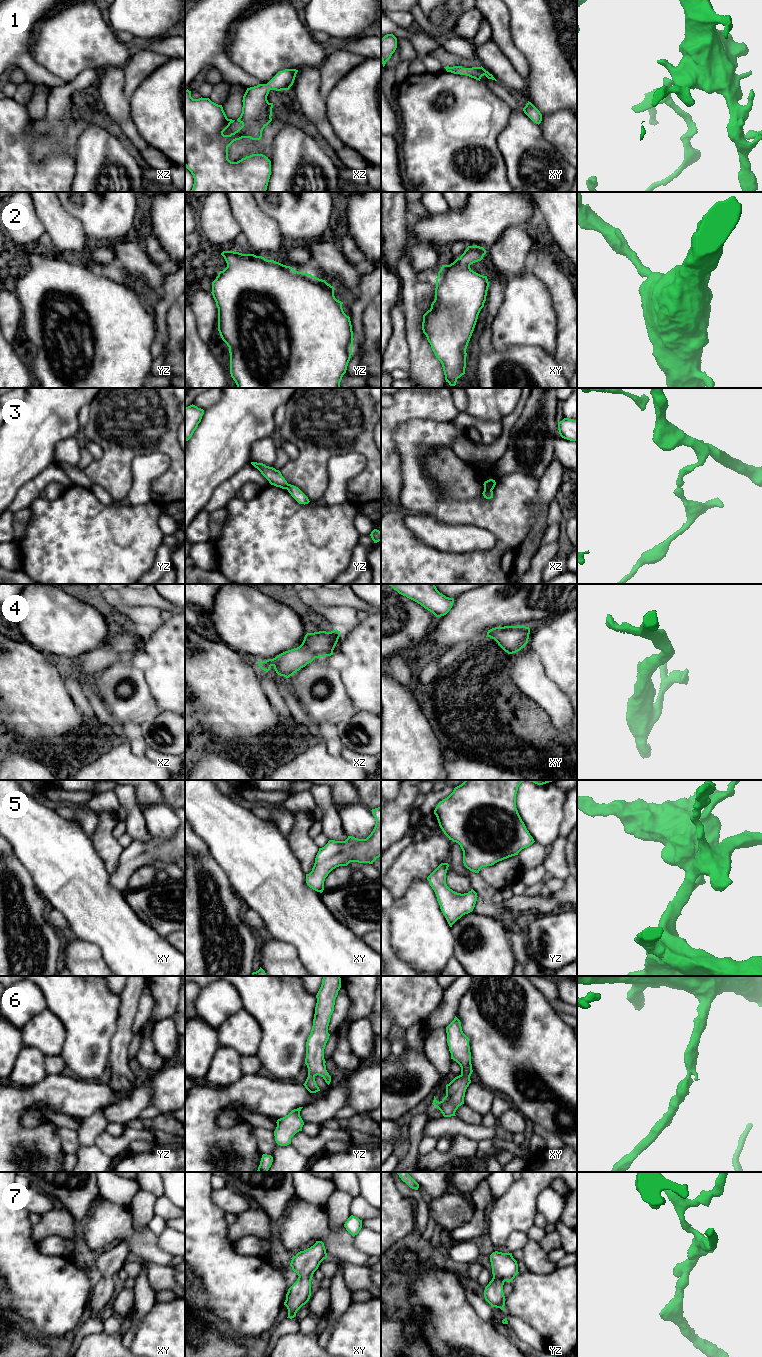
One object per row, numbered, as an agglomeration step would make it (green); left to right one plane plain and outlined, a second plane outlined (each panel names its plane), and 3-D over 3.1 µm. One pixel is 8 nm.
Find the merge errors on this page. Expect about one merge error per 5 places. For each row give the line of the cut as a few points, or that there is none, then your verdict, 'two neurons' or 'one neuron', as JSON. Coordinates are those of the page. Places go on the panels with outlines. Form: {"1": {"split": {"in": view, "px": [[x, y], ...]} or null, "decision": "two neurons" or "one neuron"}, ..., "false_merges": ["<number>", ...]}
{"1": {"split": null, "decision": "one neuron"}, "2": {"split": null, "decision": "one neuron"}, "3": {"split": {"in": "xz", "px": [[491, 489], [484, 491]]}, "decision": "two neurons"}, "4": {"split": null, "decision": "one neuron"}, "5": {"split": null, "decision": "one neuron"}, "6": {"split": null, "decision": "one neuron"}, "7": {"split": null, "decision": "one neuron"}, "false_merges": ["3"]}

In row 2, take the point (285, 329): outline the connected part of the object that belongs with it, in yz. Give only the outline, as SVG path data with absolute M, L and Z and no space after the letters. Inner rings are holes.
M223 251L221 255L225 259L227 267L220 271L212 282L211 293L218 308L218 331L222 340L229 347L230 374L237 388L340 388L340 382L346 373L352 355L354 338L350 317L343 311L343 302L335 298L334 287L307 272L298 272L290 266L267 260L262 256L234 251Z

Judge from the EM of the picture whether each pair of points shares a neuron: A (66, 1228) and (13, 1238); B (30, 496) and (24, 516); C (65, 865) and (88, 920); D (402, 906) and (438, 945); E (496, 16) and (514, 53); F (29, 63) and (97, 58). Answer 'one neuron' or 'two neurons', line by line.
A: two neurons
B: two neurons
C: one neuron
D: one neuron
E: one neuron
F: two neurons

